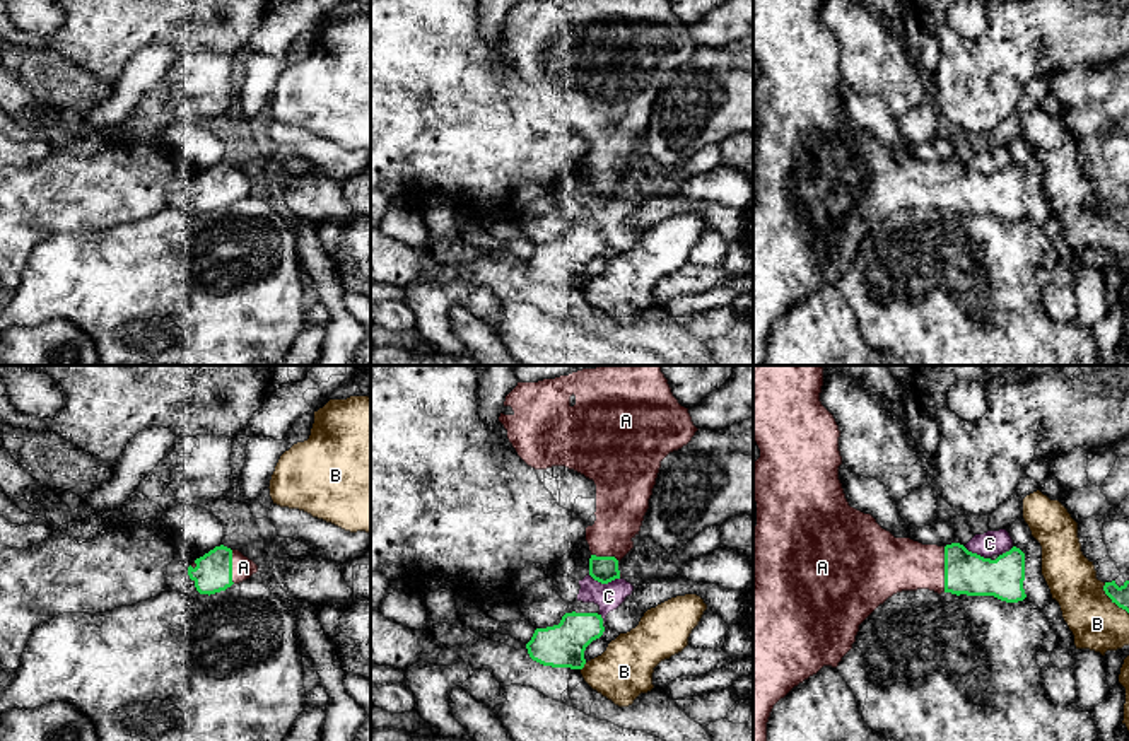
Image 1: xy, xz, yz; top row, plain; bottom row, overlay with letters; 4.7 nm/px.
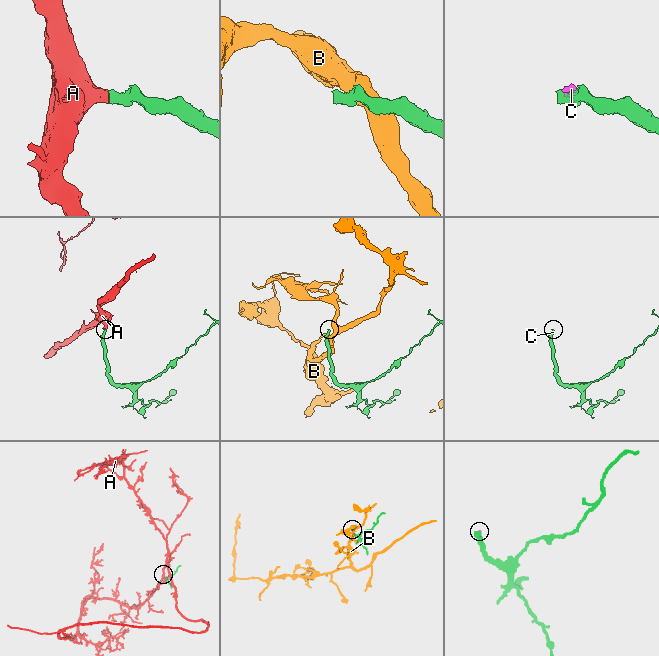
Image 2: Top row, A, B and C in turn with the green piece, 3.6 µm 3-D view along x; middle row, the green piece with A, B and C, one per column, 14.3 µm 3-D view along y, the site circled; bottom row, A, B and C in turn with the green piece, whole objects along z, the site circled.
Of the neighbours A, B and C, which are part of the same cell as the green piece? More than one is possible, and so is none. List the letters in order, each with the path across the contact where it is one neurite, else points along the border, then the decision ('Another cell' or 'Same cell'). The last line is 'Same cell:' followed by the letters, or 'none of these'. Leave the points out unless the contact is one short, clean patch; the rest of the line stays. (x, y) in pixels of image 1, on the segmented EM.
A: Same cell
B: Another cell
C: Boundary: xz (588, 574), (602, 583), (619, 579). Another cell
Same cell: A

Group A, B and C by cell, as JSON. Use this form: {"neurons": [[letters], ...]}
{"neurons": [["A"], ["B"], ["C"]]}

